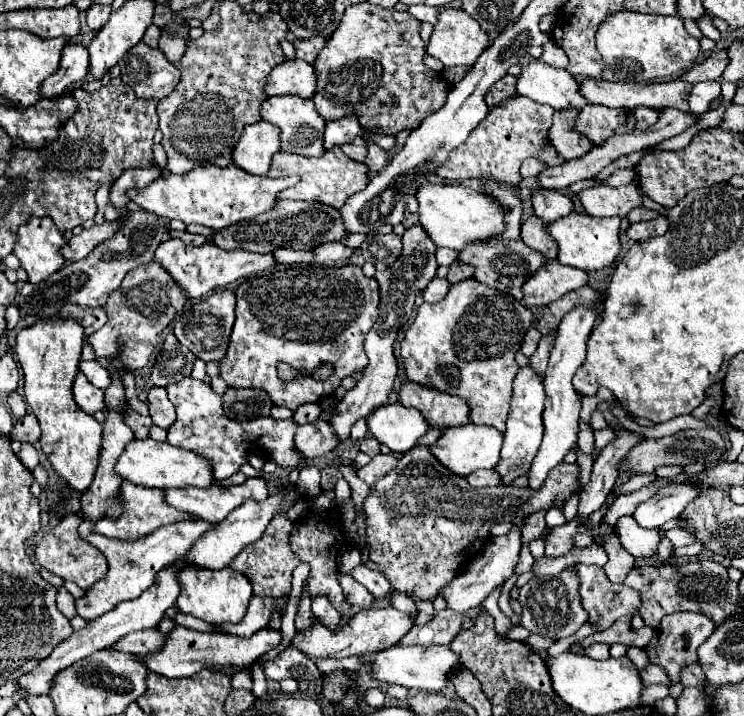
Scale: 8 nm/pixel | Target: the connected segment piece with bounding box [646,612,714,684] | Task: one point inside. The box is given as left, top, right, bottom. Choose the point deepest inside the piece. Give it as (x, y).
(675, 642)

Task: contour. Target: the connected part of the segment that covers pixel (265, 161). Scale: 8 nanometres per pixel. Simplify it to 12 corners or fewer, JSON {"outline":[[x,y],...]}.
{"outline":[[260,120],[244,128],[232,162],[268,174],[280,152],[280,128]]}

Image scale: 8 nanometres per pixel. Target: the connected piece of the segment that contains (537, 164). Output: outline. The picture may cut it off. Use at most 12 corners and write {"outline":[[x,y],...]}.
{"outline":[[538,156],[522,162],[522,178],[532,178],[546,168]]}

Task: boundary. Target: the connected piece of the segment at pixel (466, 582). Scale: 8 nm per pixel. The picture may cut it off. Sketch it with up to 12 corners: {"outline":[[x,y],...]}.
{"outline":[[528,516],[510,534],[488,538],[442,596],[456,612],[478,606],[508,580]]}

